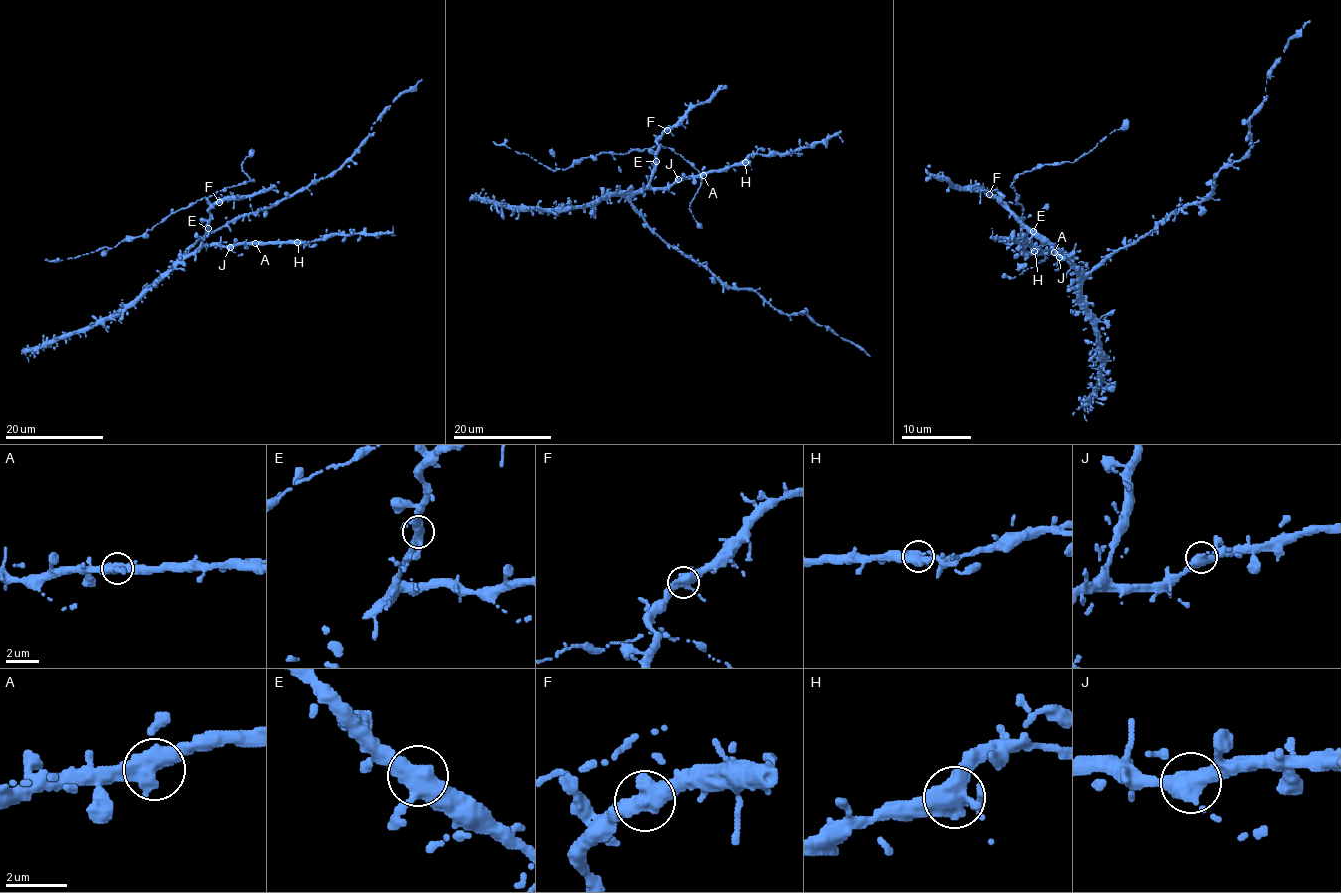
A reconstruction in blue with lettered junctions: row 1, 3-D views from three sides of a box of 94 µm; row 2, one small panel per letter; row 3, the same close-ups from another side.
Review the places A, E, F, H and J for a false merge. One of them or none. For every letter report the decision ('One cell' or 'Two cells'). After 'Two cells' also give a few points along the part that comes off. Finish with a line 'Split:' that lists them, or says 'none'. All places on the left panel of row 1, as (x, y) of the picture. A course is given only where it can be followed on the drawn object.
A: One cell
E: One cell
F: One cell
H: One cell
J: One cell
Split: none

